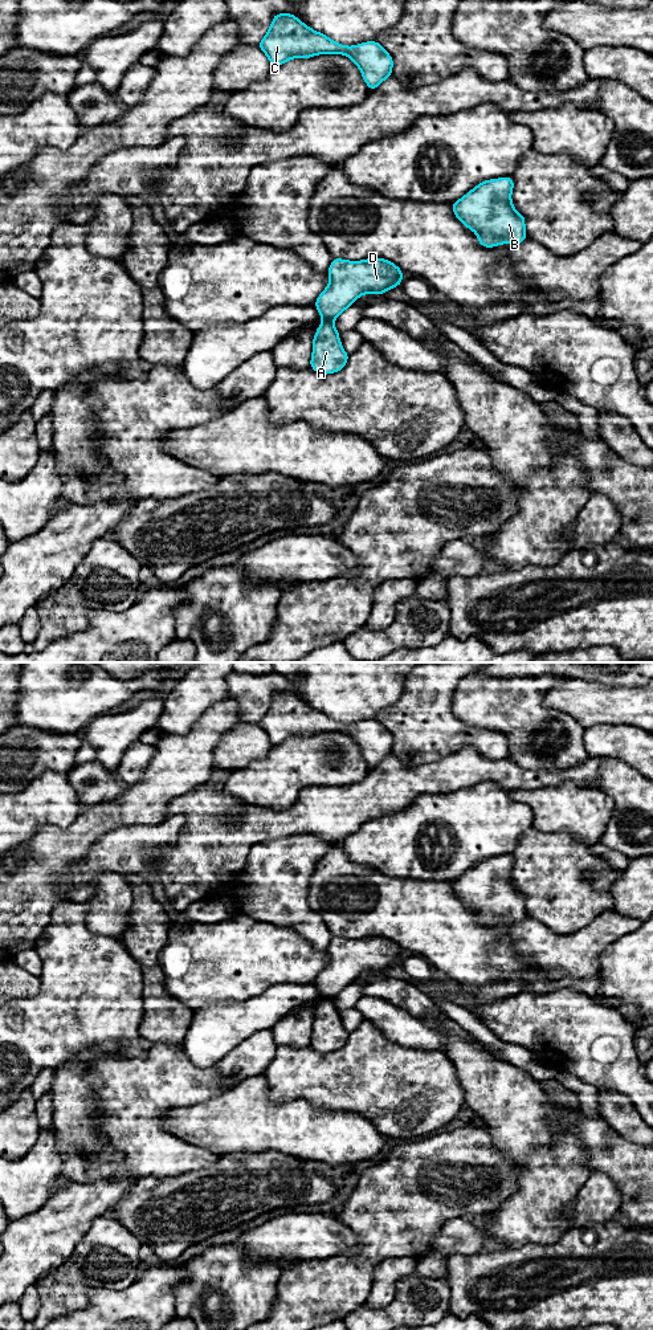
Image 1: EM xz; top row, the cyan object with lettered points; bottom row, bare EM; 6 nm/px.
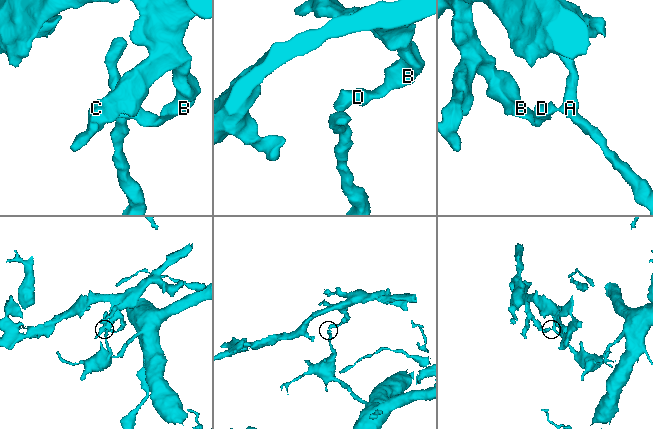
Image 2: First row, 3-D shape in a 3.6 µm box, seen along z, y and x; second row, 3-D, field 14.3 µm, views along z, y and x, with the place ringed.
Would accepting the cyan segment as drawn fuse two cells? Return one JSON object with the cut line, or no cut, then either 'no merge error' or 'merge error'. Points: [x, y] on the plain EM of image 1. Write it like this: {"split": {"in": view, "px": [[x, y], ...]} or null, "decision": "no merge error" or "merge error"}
{"split": {"in": "xz", "px": [[325, 996], [331, 999]]}, "decision": "merge error"}

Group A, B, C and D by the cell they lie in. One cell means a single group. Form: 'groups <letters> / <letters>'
groups A / B C D

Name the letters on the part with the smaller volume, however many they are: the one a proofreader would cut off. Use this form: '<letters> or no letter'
B, C, D

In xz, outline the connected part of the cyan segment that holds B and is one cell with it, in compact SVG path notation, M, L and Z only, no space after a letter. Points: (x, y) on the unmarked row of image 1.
M511 854L485 858L452 881L454 894L478 914L479 923L517 923L527 918L525 894L511 880Z

